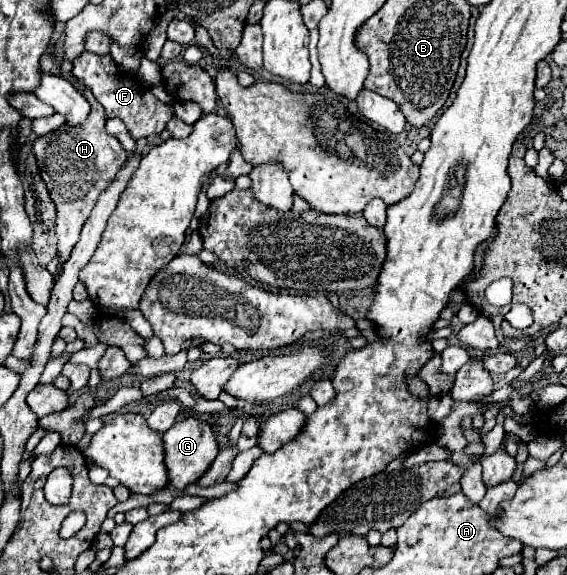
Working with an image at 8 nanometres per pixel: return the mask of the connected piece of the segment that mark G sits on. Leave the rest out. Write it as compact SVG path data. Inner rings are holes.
M186 418L176 422L170 430L164 432L164 450L166 450L166 466L170 472L170 484L178 490L184 490L188 484L194 484L202 474L210 468L214 458L218 456L218 442L212 426L198 418Z

